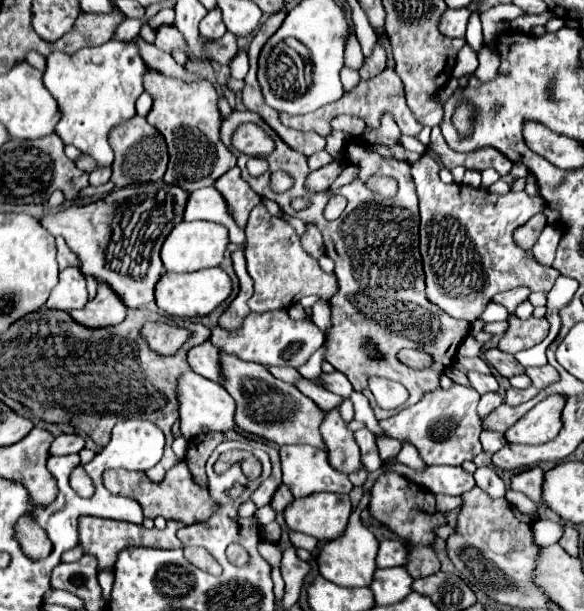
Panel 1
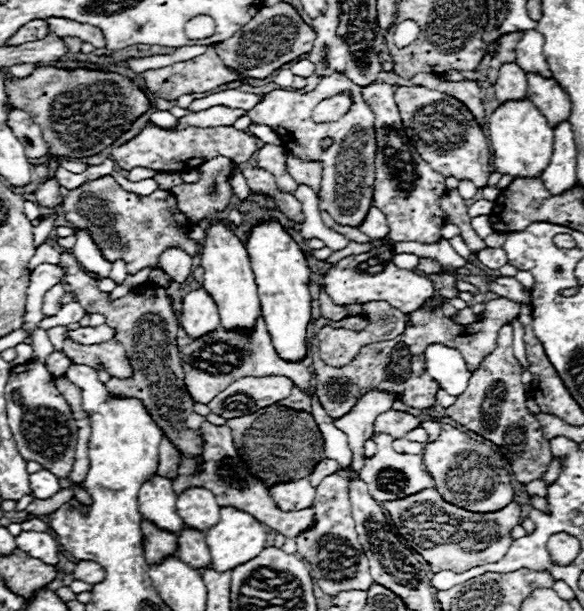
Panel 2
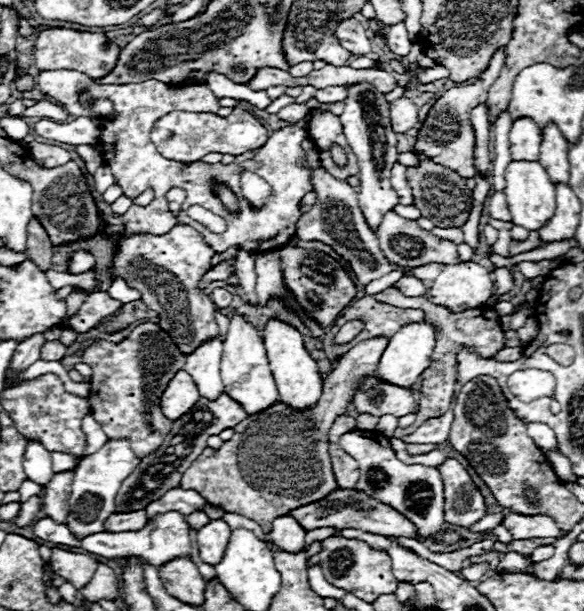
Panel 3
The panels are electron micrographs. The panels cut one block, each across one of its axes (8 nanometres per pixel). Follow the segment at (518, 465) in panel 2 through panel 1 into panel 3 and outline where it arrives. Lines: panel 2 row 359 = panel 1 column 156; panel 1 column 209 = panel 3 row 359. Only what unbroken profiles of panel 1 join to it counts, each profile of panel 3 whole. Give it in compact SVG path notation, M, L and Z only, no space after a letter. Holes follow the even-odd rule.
M502 348L498 354L494 354L494 360L498 362L510 362L510 360L518 360L522 356L522 348Z

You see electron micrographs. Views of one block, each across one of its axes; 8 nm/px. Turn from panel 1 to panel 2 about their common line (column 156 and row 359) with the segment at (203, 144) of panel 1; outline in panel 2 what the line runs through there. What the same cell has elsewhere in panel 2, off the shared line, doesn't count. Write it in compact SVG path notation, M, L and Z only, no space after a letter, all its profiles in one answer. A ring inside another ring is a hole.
M66 340L62 352L66 352L66 356L74 360L74 364L86 364L94 370L104 366L112 378L132 376L132 366L124 352L124 346L116 340L98 344L98 346L82 346L82 344L74 344L72 340Z

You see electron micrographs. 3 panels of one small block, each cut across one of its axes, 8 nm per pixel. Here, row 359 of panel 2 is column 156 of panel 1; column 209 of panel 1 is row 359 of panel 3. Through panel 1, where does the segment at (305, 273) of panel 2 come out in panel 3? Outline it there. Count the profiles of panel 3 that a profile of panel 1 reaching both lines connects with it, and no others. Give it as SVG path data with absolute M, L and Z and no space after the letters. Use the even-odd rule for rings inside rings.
M272 318L264 326L262 336L264 336L264 348L270 356L270 370L274 374L274 380L276 380L276 386L280 392L280 400L294 408L314 406L322 394L322 376L320 376L316 360L304 348L302 334L294 326Z

